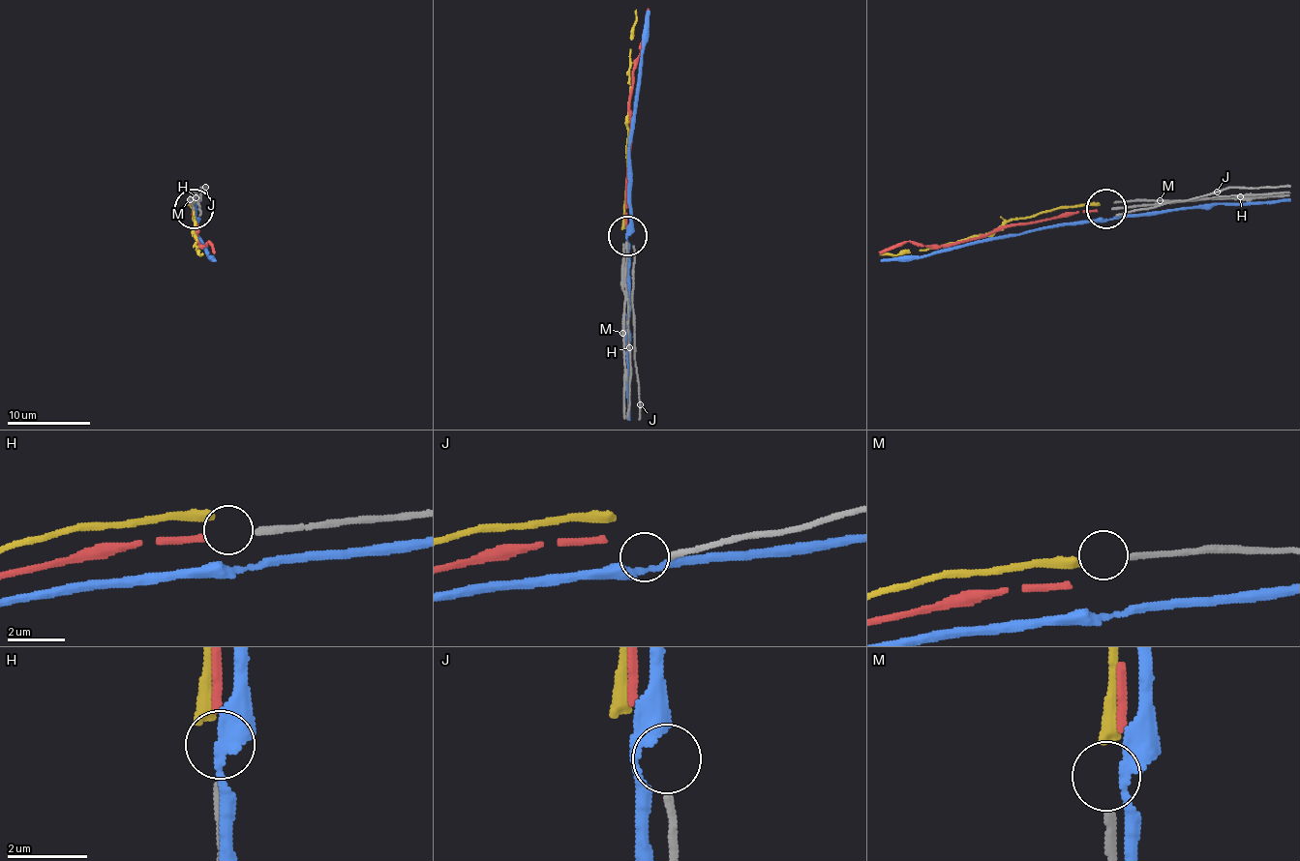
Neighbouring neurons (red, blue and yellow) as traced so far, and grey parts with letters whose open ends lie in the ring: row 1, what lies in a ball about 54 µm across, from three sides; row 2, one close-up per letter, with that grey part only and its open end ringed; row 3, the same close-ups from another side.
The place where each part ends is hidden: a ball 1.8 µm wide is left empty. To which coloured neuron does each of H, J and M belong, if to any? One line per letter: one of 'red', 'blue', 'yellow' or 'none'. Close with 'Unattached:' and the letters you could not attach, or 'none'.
H: red
J: none
M: yellow
Unattached: J

